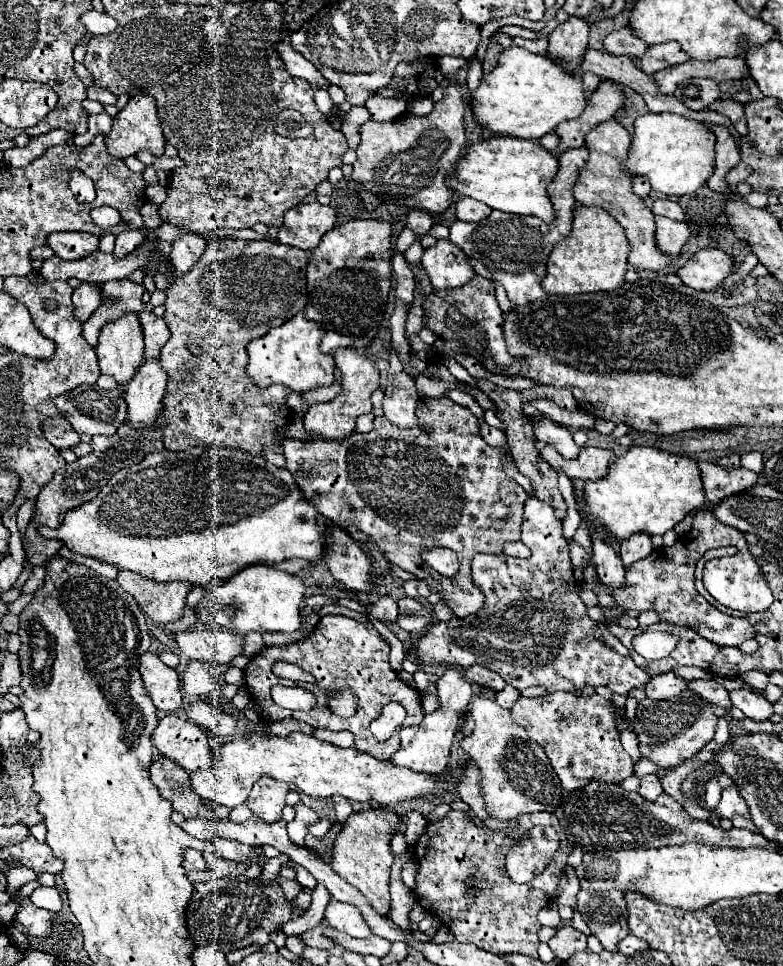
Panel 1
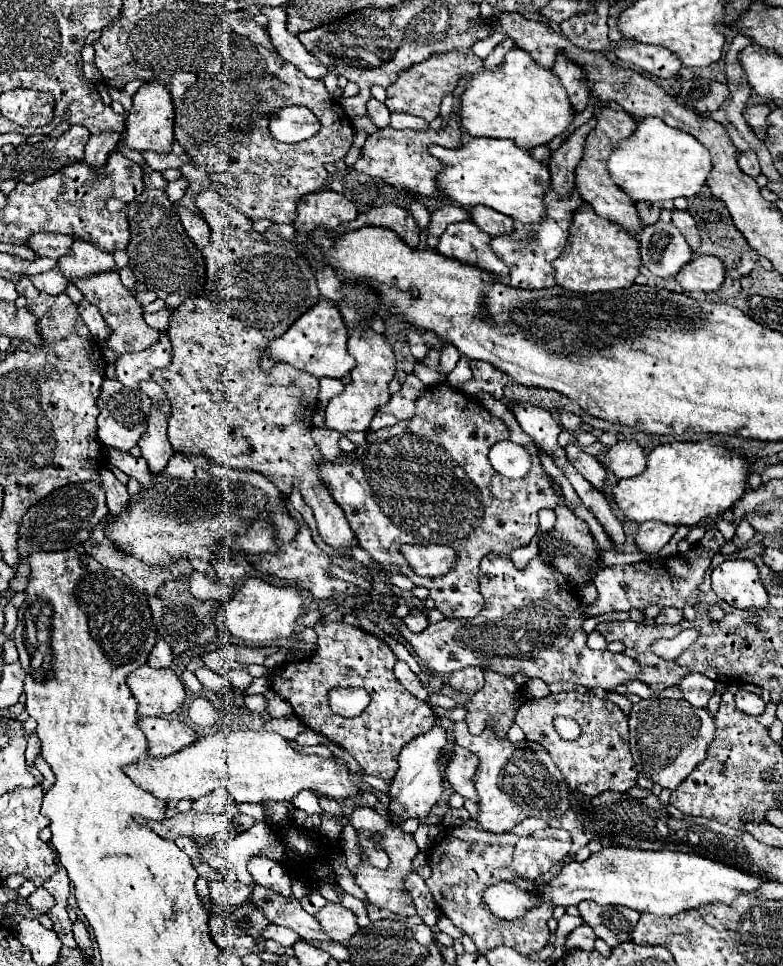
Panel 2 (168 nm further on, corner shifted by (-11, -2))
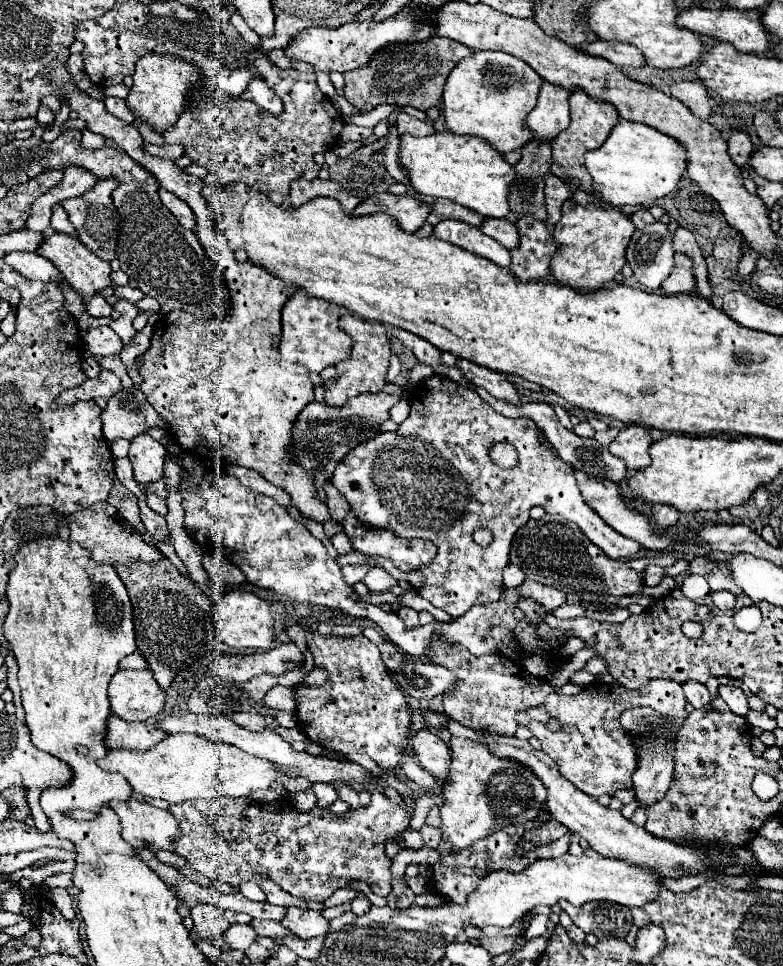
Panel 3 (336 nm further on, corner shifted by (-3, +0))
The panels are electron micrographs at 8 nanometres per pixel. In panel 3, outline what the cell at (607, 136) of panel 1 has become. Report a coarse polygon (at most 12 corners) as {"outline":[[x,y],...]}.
{"outline":[[582,90],[552,140],[552,174],[592,192],[584,154],[602,146],[618,110]]}

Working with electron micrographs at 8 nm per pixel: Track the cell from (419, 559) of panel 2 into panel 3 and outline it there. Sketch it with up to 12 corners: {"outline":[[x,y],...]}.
{"outline":[[348,512],[342,526],[354,550],[386,556],[402,572],[430,564],[430,540],[406,540],[364,526]]}

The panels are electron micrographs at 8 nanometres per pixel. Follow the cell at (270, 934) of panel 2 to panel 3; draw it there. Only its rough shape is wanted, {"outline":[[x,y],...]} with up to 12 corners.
{"outline":[[248,924],[230,926],[224,934],[232,950],[246,950],[256,942]]}

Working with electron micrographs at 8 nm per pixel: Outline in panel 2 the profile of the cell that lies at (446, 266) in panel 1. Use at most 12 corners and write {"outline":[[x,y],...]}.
{"outline":[[474,222],[450,224],[436,250],[508,280],[492,238]]}

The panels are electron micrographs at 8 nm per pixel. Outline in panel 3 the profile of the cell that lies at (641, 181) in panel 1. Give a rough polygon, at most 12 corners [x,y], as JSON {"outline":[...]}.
{"outline":[[646,208],[636,210],[630,216],[636,228],[644,228],[654,222]]}

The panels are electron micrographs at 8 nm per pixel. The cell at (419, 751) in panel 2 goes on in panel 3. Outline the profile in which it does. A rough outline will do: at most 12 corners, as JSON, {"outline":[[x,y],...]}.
{"outline":[[384,792],[336,816],[234,798],[170,806],[174,852],[210,880],[270,876],[302,900],[388,896]]}

